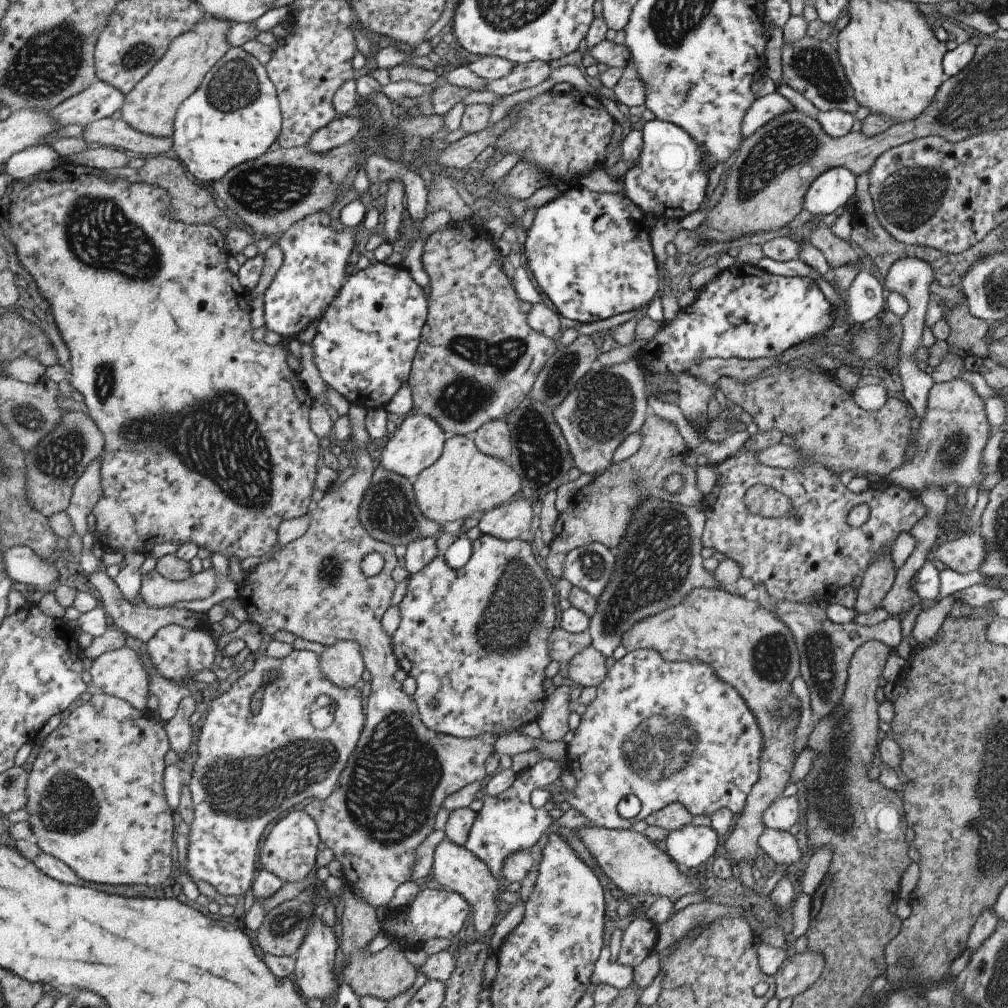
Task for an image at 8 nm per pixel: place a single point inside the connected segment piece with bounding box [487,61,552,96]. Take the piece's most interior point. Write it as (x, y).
(524, 76)

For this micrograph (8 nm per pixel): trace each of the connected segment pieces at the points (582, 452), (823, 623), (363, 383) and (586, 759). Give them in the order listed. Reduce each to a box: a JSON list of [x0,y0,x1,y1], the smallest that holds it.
[[553,360,650,472],[771,598,902,722],[311,264,427,410],[565,649,763,829]]

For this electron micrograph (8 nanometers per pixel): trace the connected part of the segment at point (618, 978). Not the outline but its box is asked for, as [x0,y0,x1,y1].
[591,945,633,992]

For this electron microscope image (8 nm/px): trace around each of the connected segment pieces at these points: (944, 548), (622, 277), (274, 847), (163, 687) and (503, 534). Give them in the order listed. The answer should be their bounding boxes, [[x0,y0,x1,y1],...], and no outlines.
[[927,530,986,574],[524,186,662,325],[260,811,318,882],[147,666,206,722],[478,495,536,540]]

